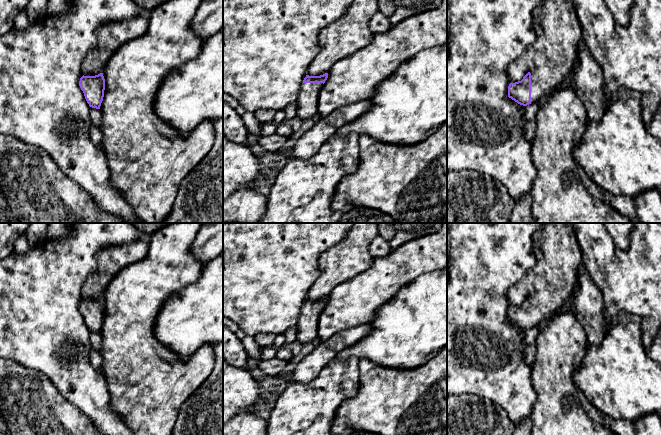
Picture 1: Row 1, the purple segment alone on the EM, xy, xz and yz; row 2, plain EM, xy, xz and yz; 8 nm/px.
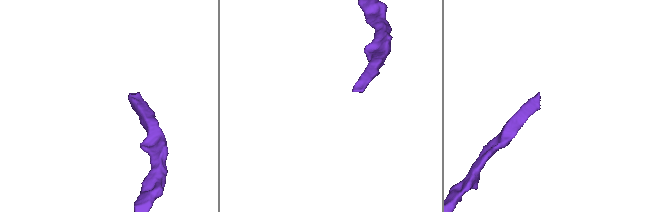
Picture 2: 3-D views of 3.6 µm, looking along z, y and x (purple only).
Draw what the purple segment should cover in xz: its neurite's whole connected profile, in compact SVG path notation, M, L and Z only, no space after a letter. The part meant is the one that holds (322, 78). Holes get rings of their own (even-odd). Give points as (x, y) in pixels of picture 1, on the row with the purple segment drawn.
M353 0L350 7L341 18L320 31L318 35L320 50L309 65L307 75L301 85L297 100L297 117L303 120L317 120L319 118L319 93L328 78L328 72L335 62L360 51L370 44L374 34L369 29L369 22L377 11L379 11L378 0Z

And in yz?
M542 0L533 11L535 42L517 60L506 68L506 74L510 82L508 97L520 105L527 106L540 100L543 96L556 89L572 72L576 61L576 48L583 38L582 28L576 15L574 0Z

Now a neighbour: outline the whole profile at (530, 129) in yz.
M532 120L527 123L524 129L525 138L528 140L533 140L536 135L536 120Z

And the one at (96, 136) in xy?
M94 125L90 126L89 135L91 141L98 147L102 147L103 134L100 129Z

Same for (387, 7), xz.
M378 0L378 9L390 17L396 10L395 0Z

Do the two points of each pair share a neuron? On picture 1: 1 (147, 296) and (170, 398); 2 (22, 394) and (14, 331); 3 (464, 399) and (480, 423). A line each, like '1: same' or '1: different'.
1: same
2: different
3: same

